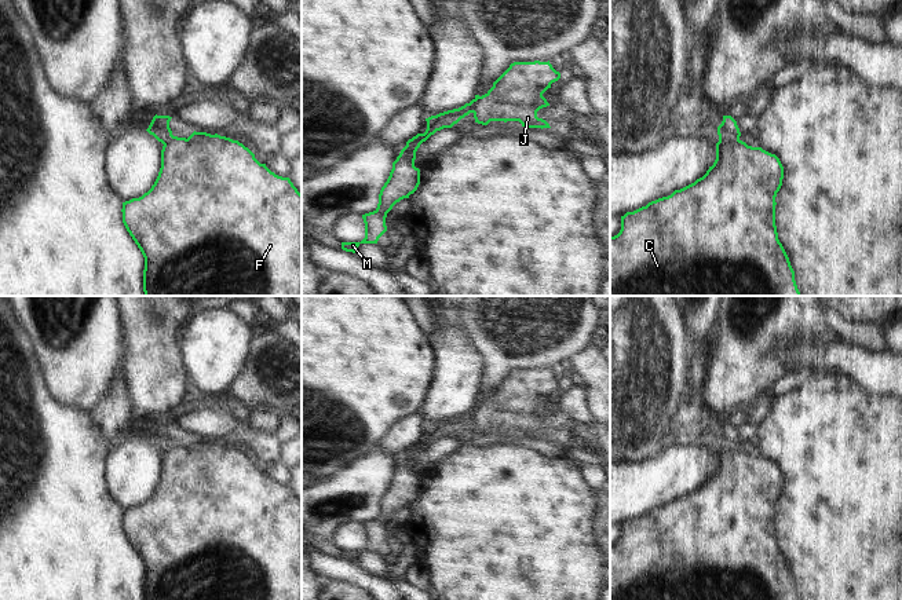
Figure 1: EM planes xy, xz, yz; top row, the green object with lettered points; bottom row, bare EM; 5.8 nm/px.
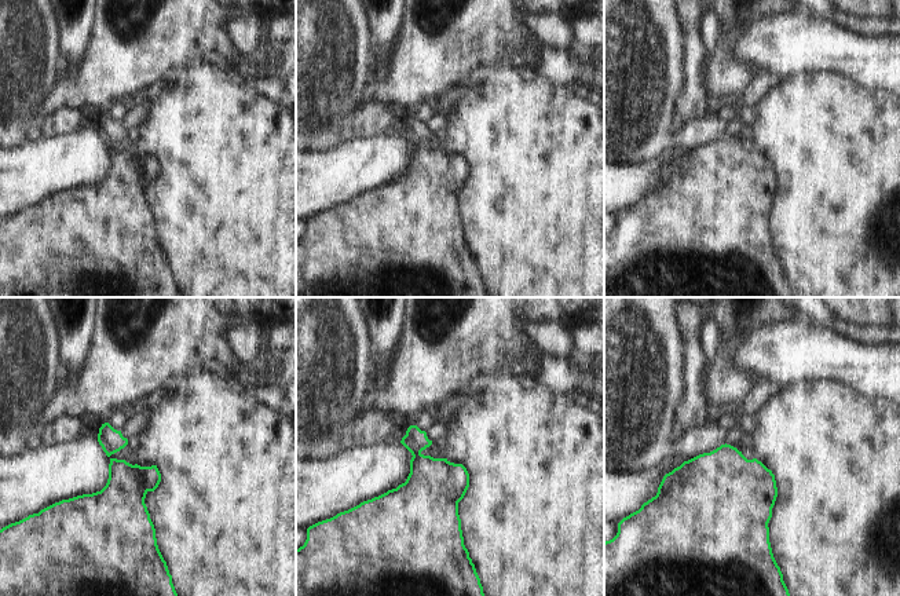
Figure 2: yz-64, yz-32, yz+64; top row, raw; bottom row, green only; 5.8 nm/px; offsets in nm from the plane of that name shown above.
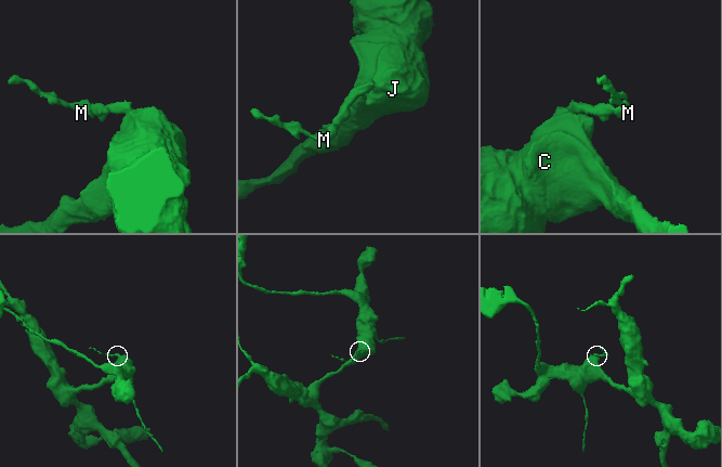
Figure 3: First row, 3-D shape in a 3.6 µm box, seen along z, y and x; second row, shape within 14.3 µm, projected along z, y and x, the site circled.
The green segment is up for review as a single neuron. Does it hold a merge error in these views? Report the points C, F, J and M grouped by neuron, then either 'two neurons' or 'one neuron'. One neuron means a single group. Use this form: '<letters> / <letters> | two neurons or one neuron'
C F J / M | two neurons

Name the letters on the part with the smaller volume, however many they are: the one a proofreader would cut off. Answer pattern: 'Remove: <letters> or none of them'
Remove: M.

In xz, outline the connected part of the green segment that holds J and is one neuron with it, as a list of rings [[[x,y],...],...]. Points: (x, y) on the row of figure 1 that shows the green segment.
[[[549,61],[511,63],[485,95],[475,95],[475,122],[519,121],[526,128],[551,128],[537,111],[549,106],[543,94],[559,78]]]

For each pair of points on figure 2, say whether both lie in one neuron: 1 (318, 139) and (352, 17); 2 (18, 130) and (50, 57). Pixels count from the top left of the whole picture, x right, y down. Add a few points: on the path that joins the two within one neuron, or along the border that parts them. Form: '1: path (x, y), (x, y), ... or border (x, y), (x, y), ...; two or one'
1: path (318, 109), (318, 51), (322, 47); one
2: path (18, 112), (22, 88), (36, 75); one

